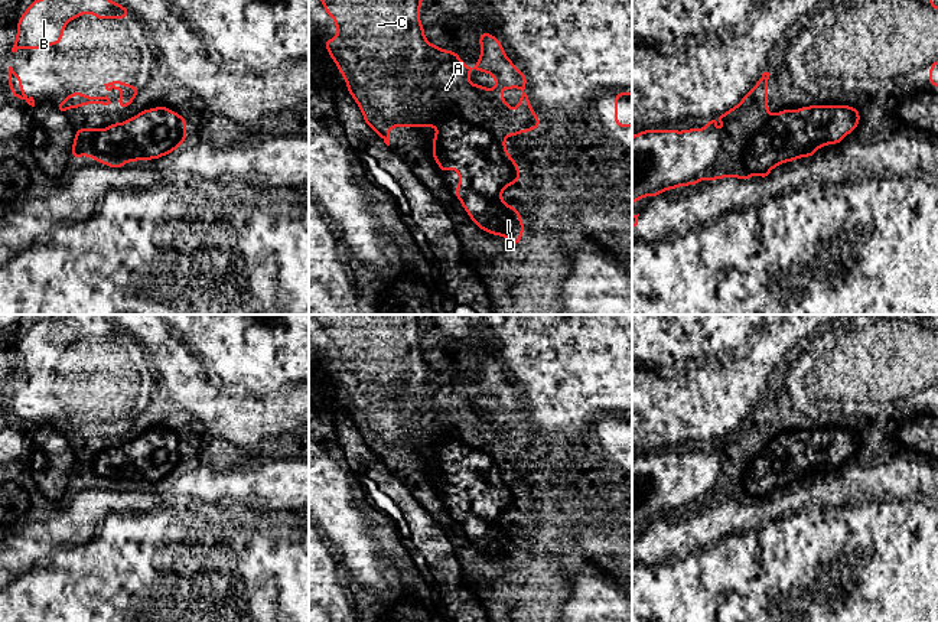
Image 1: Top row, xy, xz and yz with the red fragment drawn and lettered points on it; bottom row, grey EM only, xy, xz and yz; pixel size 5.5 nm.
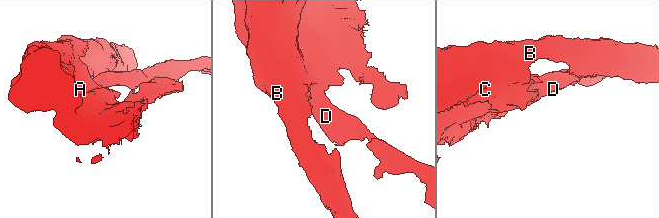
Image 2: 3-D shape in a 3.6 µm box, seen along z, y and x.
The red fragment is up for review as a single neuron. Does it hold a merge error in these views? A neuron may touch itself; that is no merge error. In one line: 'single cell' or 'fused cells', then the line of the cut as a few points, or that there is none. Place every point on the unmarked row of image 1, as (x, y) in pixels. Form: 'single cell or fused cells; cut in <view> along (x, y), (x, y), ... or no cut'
fused cells; cut in xz along (504, 465), (491, 463), (484, 475), (466, 476), (452, 491)

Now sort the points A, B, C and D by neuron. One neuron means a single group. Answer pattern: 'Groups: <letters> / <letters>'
Groups: A B C / D

